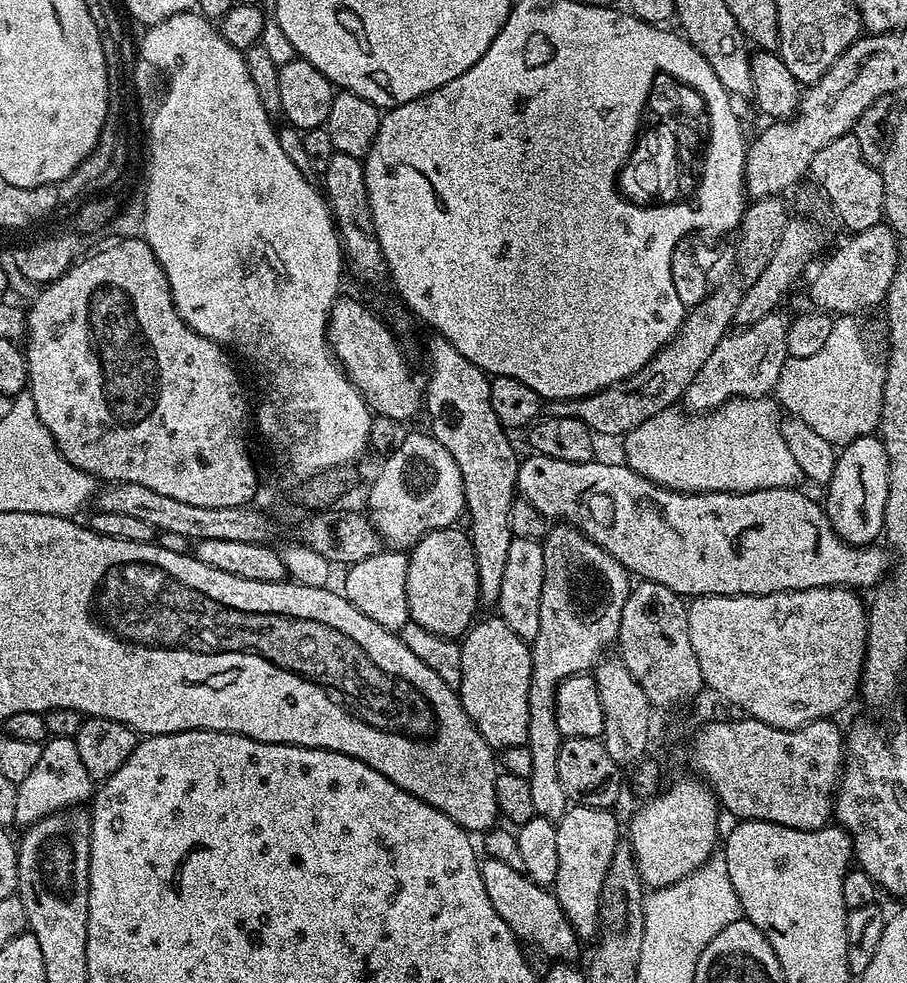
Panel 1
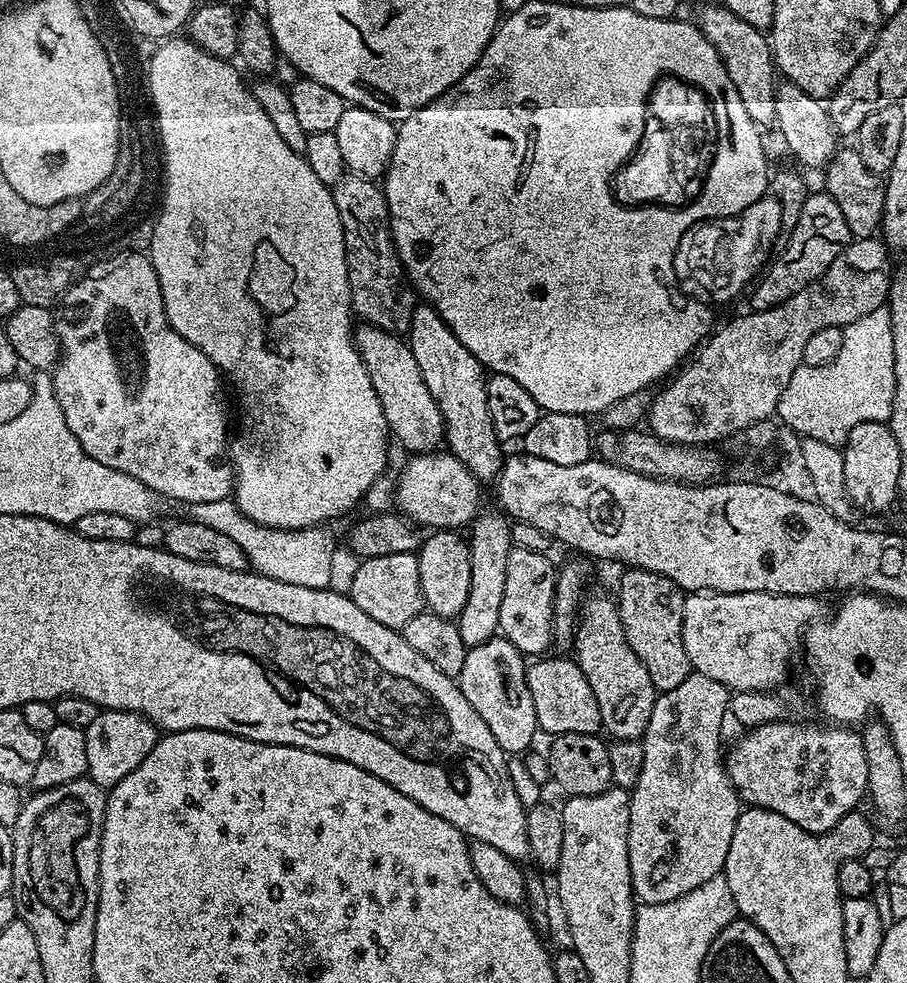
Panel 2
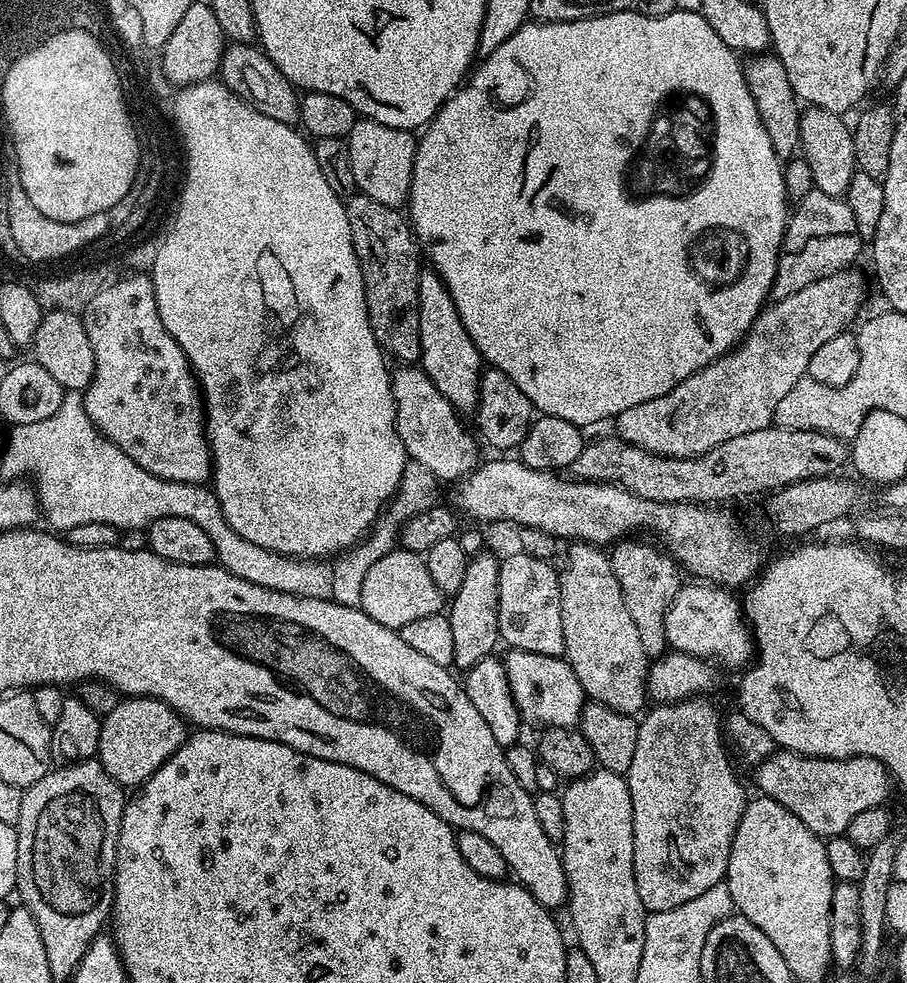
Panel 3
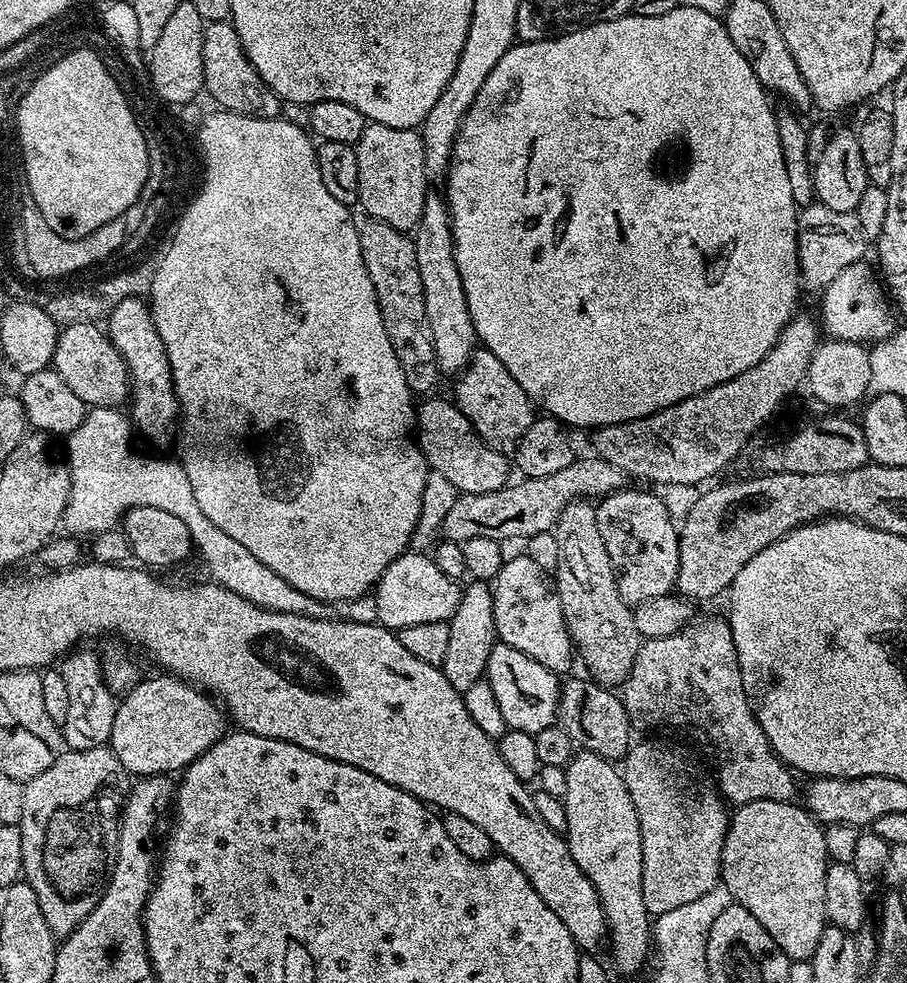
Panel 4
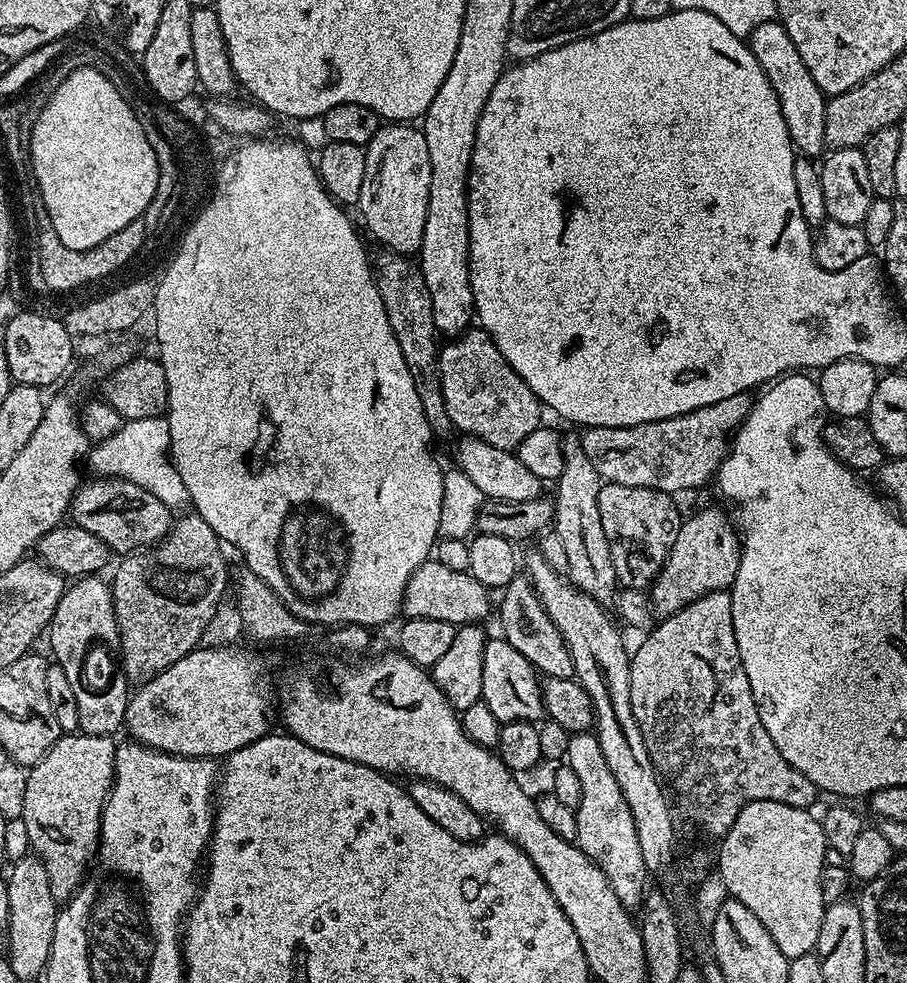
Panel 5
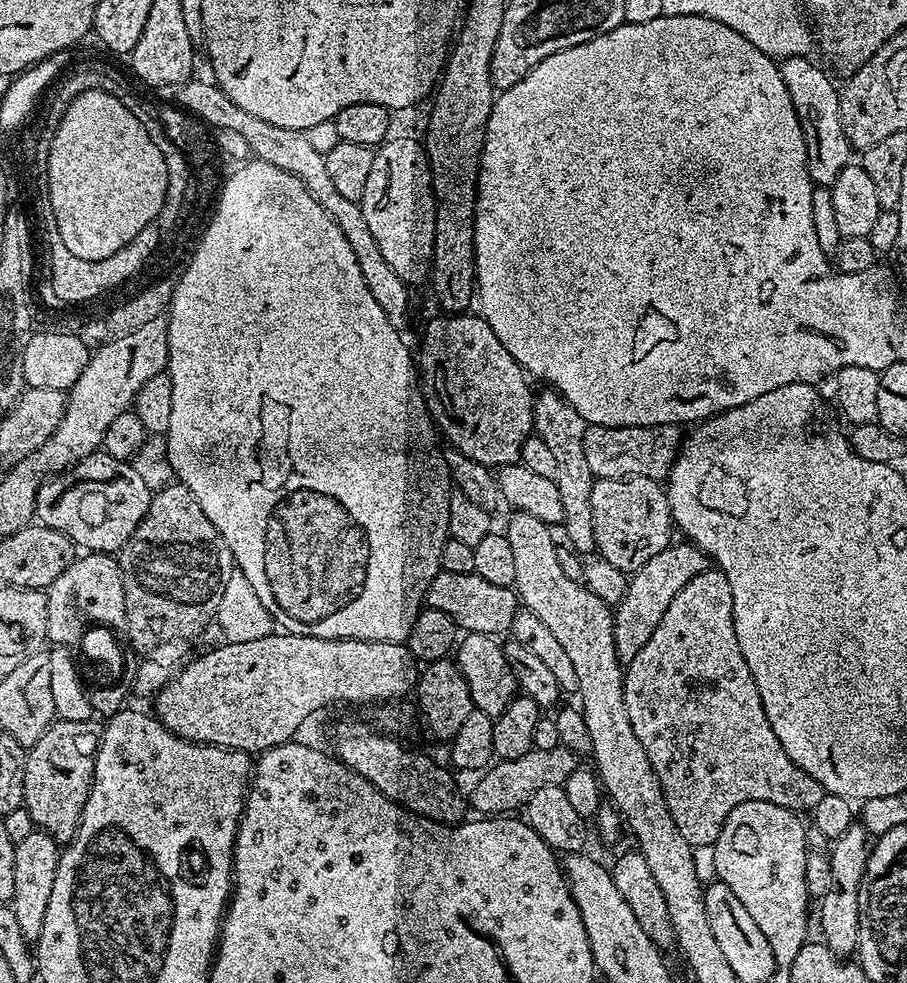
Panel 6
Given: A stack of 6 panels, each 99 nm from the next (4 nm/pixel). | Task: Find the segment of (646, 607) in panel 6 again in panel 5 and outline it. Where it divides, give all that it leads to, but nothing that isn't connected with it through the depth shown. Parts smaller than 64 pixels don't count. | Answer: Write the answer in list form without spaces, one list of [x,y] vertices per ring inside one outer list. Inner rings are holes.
[[[704,508],[692,517],[685,519],[678,530],[678,538],[674,538],[674,546],[670,546],[670,554],[650,585],[650,607],[657,617],[673,616],[682,606],[694,602],[711,592],[723,592],[731,589],[734,578],[738,574],[740,561],[741,537],[734,527],[733,521],[728,520],[716,508]]]

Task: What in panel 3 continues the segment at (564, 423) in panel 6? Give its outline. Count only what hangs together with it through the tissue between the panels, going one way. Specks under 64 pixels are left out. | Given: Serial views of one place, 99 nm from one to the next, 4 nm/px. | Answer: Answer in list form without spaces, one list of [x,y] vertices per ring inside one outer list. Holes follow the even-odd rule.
[[[583,542],[567,545],[568,557],[560,572],[562,594],[562,638],[564,659],[578,674],[582,690],[589,701],[610,706],[627,716],[645,711],[648,695],[650,657],[638,638],[638,626],[626,610],[626,598],[618,578],[614,578],[612,561],[603,547]]]

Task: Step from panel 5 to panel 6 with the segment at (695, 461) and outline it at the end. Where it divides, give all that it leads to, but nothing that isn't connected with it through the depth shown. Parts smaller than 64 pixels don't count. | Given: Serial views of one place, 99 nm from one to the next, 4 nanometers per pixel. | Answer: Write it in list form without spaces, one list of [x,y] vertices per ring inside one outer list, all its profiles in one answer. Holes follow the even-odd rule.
[[[590,424],[584,439],[586,463],[590,465],[593,477],[601,480],[606,478],[624,480],[627,476],[641,476],[661,482],[667,481],[668,472],[681,447],[682,428],[679,424],[634,426],[633,428],[607,428]]]

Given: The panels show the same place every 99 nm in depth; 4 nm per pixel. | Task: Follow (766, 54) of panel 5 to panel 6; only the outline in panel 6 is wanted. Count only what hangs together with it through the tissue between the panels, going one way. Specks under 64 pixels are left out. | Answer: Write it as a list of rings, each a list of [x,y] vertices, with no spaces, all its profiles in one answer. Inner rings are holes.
[[[785,56],[779,61],[782,82],[786,82],[786,90],[790,90],[790,102],[794,102],[794,114],[798,114],[798,122],[802,126],[802,138],[806,142],[806,170],[810,174],[813,185],[830,186],[842,174],[842,170],[853,159],[854,149],[847,140],[843,130],[843,116],[839,113],[839,98],[841,89],[822,69],[811,64],[811,59],[805,56]]]

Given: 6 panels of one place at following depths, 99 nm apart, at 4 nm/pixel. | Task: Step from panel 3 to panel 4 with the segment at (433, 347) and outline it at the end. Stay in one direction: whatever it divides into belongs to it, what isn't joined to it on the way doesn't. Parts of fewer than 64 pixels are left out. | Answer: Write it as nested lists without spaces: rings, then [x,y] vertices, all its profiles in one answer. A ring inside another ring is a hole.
[[[429,191],[420,223],[414,229],[414,241],[417,250],[418,272],[421,275],[422,294],[425,300],[426,322],[433,334],[436,364],[441,373],[459,374],[470,362],[478,347],[474,322],[470,318],[470,306],[466,306],[466,294],[462,290],[462,274],[458,274],[456,265],[456,244],[452,241],[452,217],[448,215],[447,203],[439,191]]]

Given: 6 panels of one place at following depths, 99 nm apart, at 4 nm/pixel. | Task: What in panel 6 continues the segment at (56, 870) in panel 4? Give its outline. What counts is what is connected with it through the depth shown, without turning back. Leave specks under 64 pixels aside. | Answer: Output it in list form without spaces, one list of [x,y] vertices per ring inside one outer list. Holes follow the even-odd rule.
[[[59,718],[34,742],[24,758],[24,809],[39,831],[48,832],[57,842],[72,839],[80,825],[86,798],[92,789],[95,754],[100,745],[102,724],[93,718],[86,722],[66,722]]]

